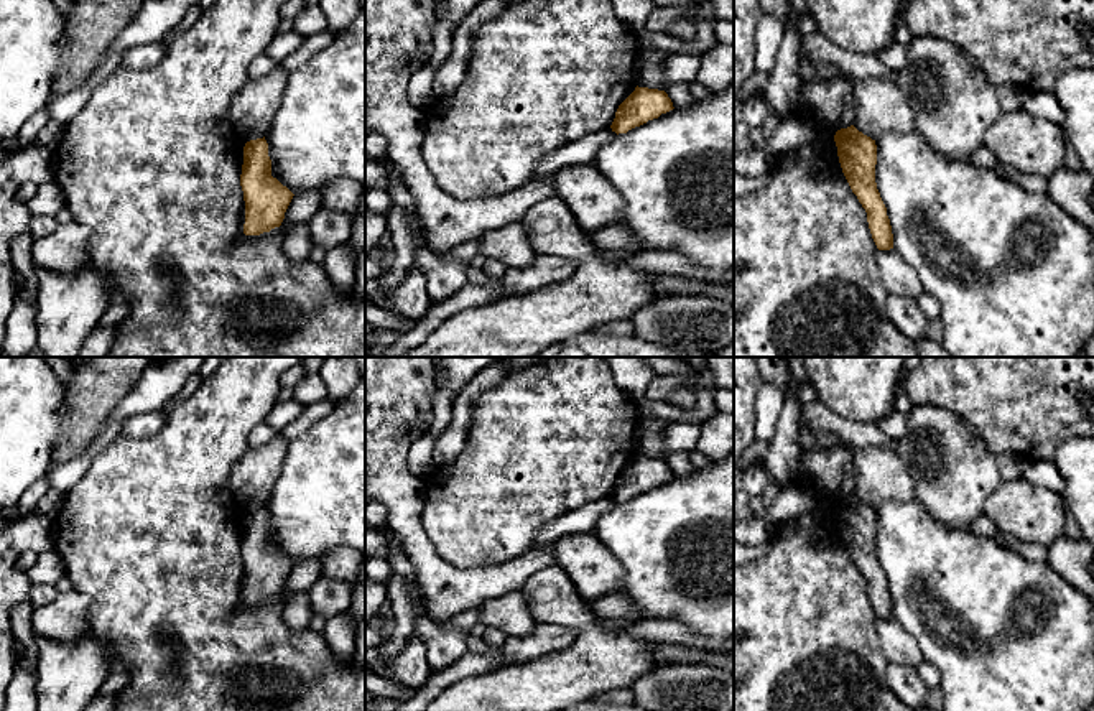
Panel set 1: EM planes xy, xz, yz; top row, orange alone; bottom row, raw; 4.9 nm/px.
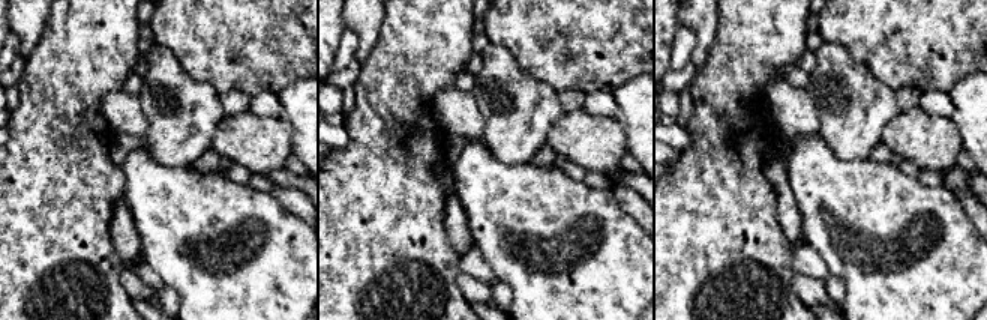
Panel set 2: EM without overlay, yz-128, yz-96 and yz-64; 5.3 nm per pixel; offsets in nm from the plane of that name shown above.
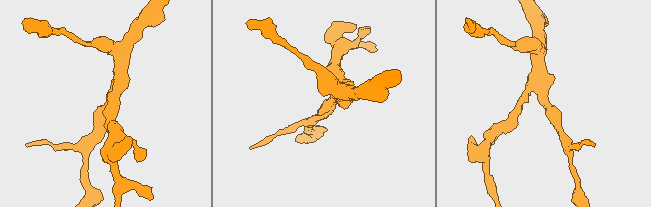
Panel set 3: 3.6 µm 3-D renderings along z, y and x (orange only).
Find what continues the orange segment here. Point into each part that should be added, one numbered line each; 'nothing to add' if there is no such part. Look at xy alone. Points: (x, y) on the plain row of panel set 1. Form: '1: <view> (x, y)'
nothing to add

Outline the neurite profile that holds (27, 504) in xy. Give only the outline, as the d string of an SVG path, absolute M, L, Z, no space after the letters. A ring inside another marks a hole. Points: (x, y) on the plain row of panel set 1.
M46 474L33 482L20 497L12 517L31 515L36 510L39 499L49 490Z

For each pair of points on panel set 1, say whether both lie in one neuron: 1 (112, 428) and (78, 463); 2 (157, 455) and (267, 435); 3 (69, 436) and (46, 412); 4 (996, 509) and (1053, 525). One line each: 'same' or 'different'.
1: same
2: different
3: different
4: same

